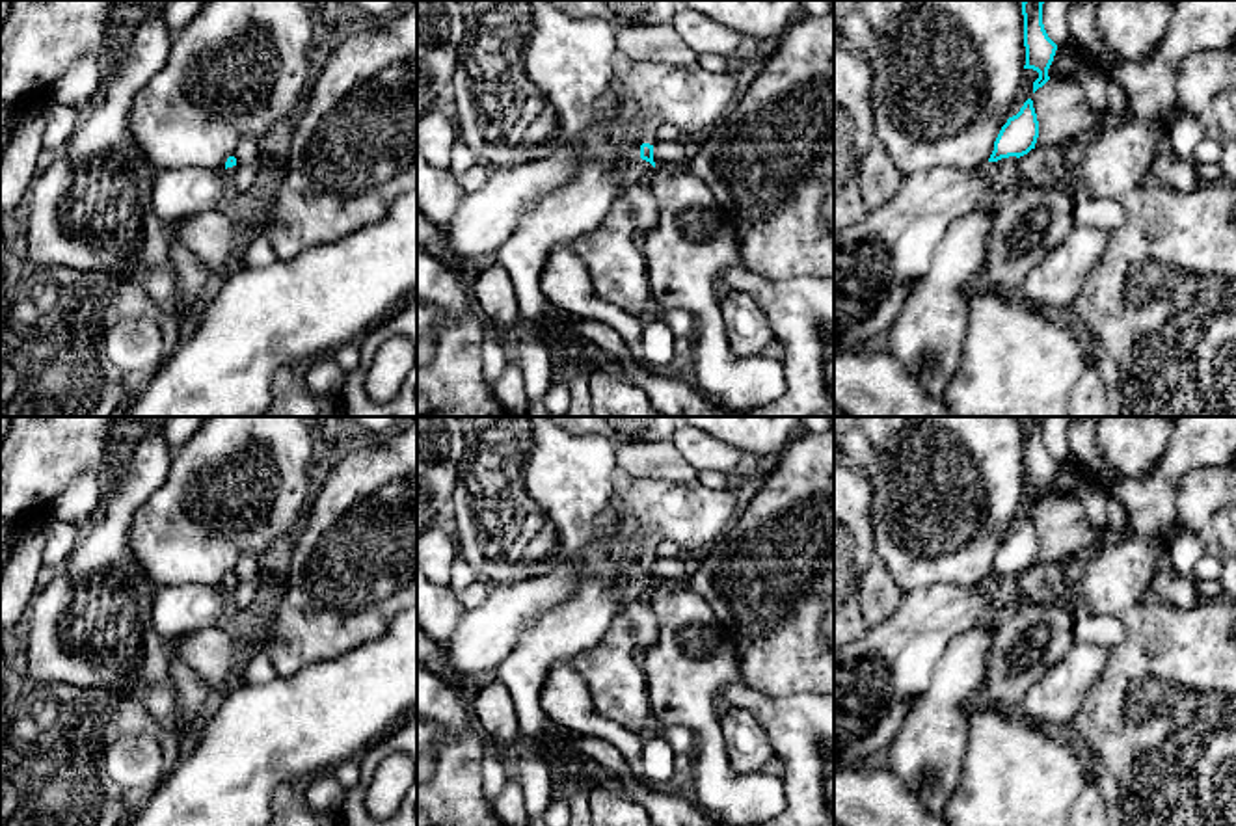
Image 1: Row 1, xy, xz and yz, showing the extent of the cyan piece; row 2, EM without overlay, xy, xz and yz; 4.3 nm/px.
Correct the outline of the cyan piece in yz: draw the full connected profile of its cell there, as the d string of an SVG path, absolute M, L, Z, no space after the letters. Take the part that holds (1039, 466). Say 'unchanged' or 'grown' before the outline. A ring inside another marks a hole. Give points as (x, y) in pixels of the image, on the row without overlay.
unchanged; M1044 417L1022 419L1026 463L1024 486L1033 486L1039 489L1039 495L1033 499L1033 510L1050 497L1048 486L1057 467L1057 461L1048 454L1042 441L1042 420Z

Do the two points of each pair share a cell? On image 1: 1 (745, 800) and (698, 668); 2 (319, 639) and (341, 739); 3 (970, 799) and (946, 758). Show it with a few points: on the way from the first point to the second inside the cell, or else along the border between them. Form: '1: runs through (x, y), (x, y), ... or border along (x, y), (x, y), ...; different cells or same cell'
1: runs through (712, 767), (708, 730), (698, 715), (698, 702); same cell
2: border along (365, 642), (283, 676); different cells
3: border along (968, 735), (959, 784), (944, 806); different cells

